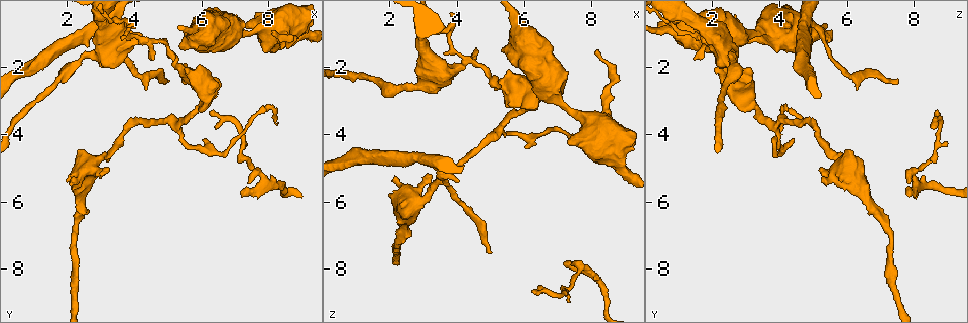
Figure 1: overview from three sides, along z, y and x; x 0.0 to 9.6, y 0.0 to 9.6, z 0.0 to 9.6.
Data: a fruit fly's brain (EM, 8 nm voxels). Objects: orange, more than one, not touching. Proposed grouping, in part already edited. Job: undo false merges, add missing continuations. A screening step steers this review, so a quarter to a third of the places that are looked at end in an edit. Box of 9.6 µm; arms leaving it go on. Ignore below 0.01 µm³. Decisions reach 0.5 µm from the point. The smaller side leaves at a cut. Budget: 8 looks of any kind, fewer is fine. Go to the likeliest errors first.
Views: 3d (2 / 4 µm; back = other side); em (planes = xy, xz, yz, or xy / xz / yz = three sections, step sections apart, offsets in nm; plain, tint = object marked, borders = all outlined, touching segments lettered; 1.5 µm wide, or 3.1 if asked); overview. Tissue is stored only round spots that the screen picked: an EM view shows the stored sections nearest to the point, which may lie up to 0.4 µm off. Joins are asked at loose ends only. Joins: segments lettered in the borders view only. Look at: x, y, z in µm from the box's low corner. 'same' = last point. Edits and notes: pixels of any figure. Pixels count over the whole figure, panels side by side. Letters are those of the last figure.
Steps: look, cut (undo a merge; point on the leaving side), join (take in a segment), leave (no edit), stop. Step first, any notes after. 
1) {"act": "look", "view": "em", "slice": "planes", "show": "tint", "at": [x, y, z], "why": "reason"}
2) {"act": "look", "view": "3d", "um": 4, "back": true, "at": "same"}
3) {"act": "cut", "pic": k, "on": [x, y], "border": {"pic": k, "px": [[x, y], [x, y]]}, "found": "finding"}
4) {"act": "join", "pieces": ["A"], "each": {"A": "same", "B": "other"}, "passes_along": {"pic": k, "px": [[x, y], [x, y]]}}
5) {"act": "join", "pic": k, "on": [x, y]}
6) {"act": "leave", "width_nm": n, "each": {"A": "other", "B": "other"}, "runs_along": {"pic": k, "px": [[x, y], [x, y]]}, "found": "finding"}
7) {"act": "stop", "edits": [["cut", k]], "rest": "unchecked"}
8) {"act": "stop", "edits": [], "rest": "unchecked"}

{"act": "look", "view": "em", "slice": "yz", "step": 8, "show": "tint", "at": [4.95, 2.35, 7.55], "why": "tapers out"}

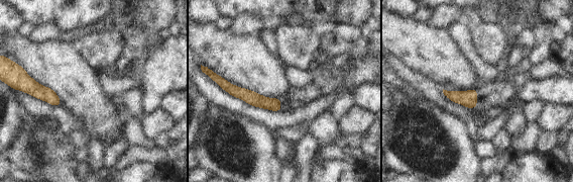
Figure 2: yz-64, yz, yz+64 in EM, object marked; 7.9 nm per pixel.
{"act": "look", "view": "em", "slice": "planes", "show": "borders", "at": "same"}

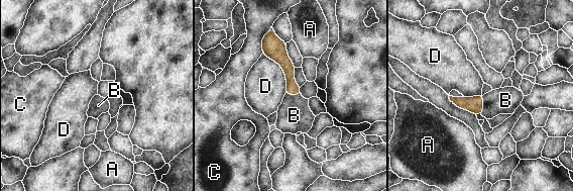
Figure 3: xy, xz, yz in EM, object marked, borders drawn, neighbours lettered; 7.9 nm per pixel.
{"act": "join", "pieces": ["B"], "each": {"A": "other", "B": "same", "C": "other", "D": "other"}, "passes_along": {"pic": 3, "px": [[473, 104], [482, 104], [505, 100]]}, "found": "it goes on there"}

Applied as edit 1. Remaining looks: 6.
{"act": "look", "view": "3d", "um": 2, "at": [8.15, 1.00, 1.50], "why": "end of a long branch"}

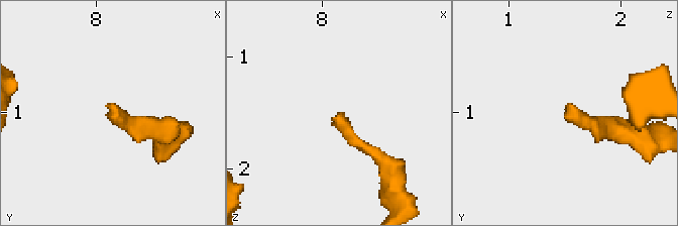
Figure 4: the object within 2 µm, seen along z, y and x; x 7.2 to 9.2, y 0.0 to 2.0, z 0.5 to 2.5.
{"act": "look", "view": "em", "slice": "xy", "step": 8, "show": "borders", "at": [8.08, 0.94, 1.56]}

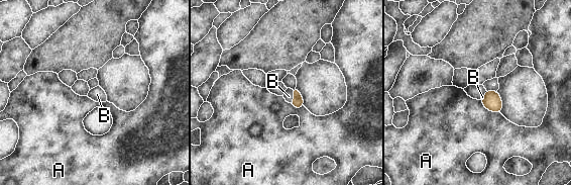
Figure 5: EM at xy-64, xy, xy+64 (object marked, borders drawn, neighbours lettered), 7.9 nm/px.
{"act": "join", "pieces": ["B"], "width_nm": 90, "each": {"A": "other", "B": "same"}, "passes_along": {"pic": 5, "px": [[298, 102], [294, 95], [289, 96]]}, "found": "it goes on there"}

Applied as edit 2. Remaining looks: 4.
{"act": "look", "view": "em", "slice": "planes", "show": "plain", "at": [5.90, 3.15, 3.35], "why": "sudden change in width"}

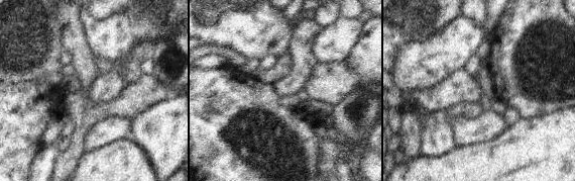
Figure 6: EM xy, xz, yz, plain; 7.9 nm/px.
{"act": "look", "view": "em", "slice": "planes", "show": "borders", "at": "same", "why": "what lies round it"}

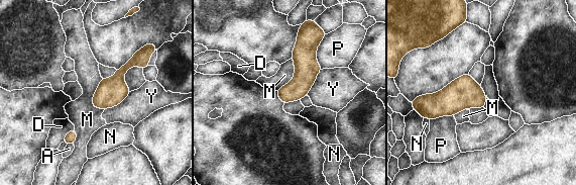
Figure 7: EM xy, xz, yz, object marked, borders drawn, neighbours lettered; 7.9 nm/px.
{"act": "leave", "each": {"A": "other", "D": "other", "M": "other", "N": "other", "P": "other", "Y": "other"}, "found": "one neuron here"}

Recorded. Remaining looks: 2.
{"act": "stop", "edits": [["join", 3], ["join", 5]], "rest": "unchecked"}

